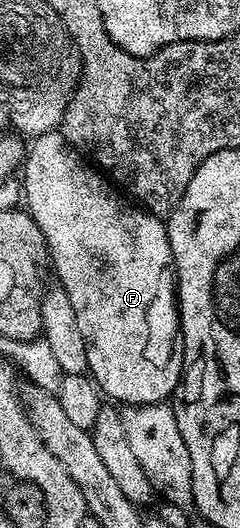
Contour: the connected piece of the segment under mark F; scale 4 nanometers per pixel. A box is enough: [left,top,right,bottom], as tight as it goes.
[21,131,185,406]

